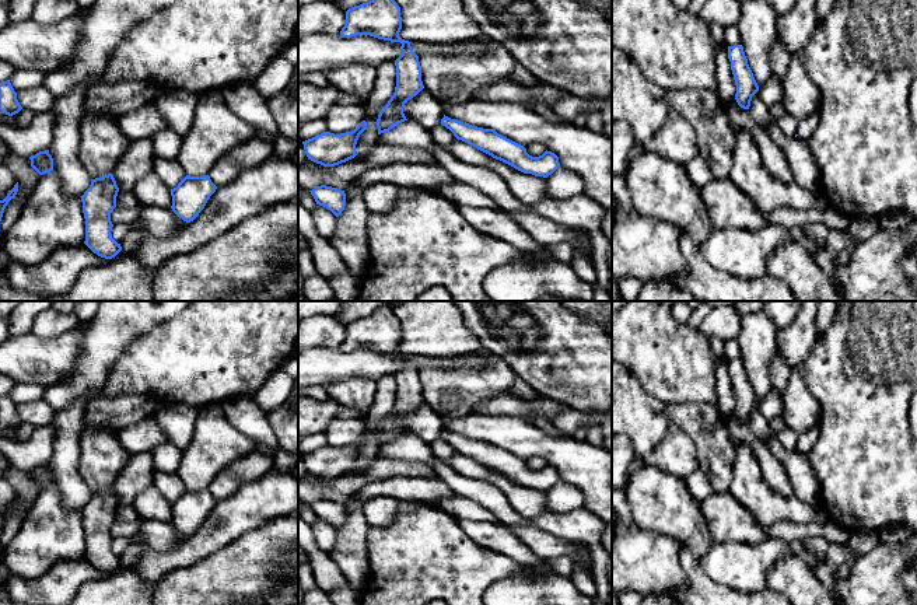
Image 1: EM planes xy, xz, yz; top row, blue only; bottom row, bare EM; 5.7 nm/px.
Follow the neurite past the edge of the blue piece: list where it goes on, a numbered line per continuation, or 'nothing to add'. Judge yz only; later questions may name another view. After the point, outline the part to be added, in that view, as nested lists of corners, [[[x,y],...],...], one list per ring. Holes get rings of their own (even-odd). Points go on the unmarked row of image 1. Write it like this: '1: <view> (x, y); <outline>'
nothing to add

